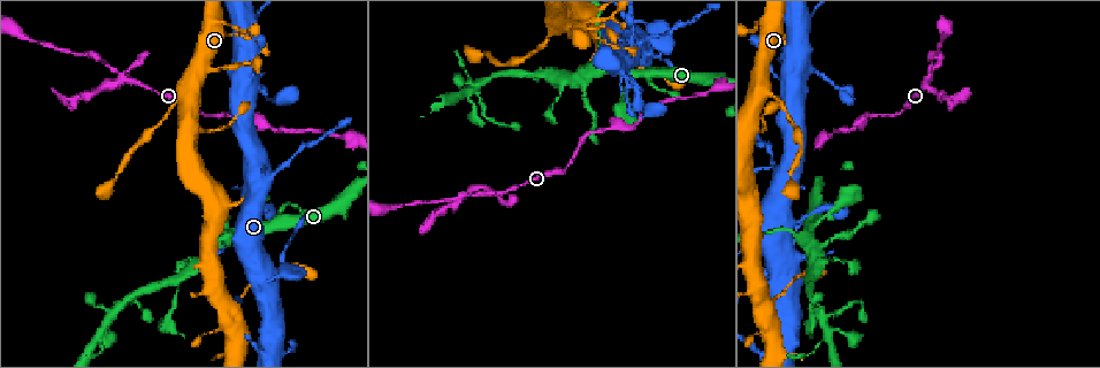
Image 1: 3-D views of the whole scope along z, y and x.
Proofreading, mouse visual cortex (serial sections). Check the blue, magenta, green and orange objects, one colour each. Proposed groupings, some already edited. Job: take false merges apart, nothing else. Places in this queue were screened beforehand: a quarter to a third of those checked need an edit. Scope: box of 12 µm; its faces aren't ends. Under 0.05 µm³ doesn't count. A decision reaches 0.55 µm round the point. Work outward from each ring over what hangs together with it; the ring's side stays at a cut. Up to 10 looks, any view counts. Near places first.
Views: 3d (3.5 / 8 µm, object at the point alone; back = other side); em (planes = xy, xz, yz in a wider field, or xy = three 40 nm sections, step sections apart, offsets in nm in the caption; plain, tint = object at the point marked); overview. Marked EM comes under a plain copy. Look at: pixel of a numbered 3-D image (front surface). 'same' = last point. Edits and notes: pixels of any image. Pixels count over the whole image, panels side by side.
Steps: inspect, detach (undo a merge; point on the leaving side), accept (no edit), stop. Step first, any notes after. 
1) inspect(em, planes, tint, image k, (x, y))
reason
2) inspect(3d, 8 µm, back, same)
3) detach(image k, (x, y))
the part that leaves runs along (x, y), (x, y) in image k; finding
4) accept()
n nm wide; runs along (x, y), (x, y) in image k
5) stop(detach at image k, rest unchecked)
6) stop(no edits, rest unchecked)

inspect(3d, 8 µm, image 1, (807, 232))
three arms meet

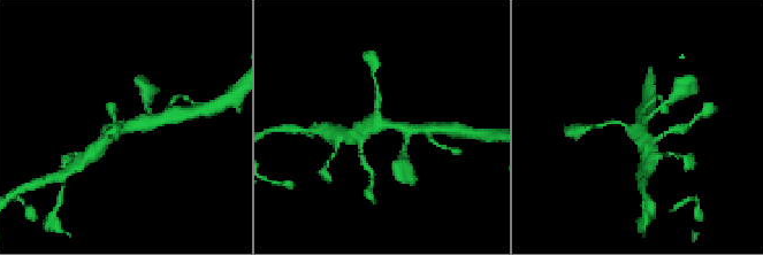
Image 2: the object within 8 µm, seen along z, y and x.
inspect(3d, 3.5 µm, back, image 2, (636, 127))
zoom in

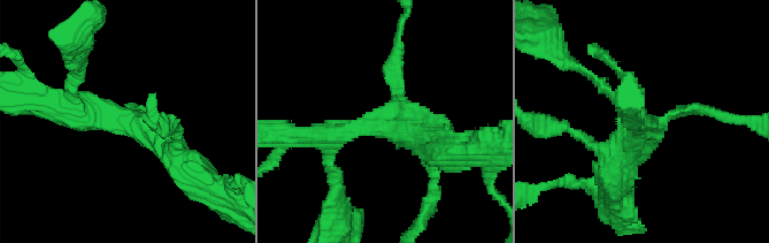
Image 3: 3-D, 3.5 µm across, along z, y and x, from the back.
inspect(em, xy, step 5, tint, image 3, (397, 124))
3 arms; arms of 150, 350, 350 nm; shape alone is not enough

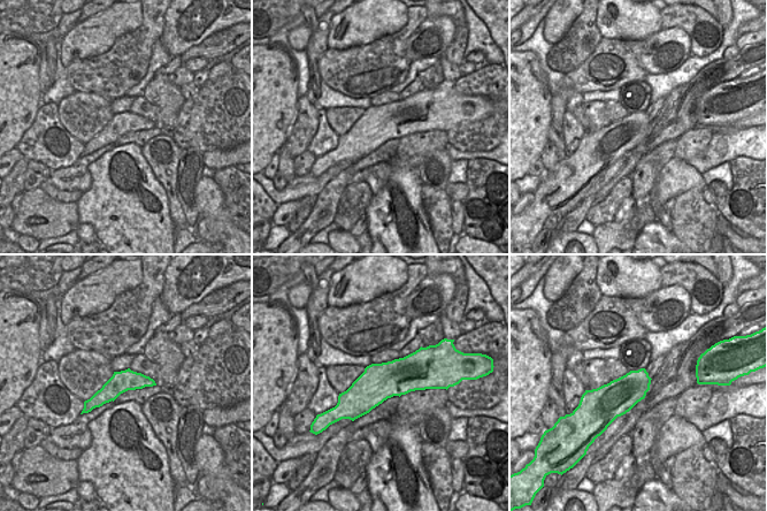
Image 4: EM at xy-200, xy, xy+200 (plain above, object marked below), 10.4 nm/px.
accept()
runs along (430, 376), (380, 381), (338, 409) in image 4; one cell here

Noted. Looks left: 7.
inspect(3d, 3.5 µm, image 1, (268, 176))
abrupt turn

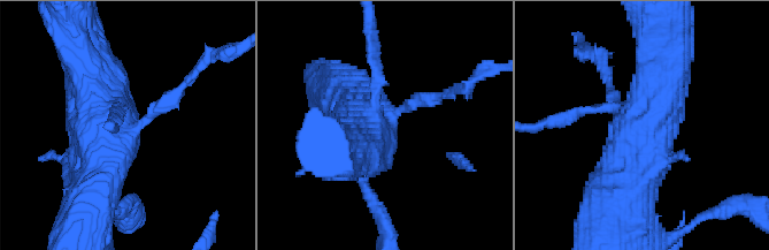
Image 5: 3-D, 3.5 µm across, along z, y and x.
inspect(em, planes, tint, image 5, (387, 117))
now the EM

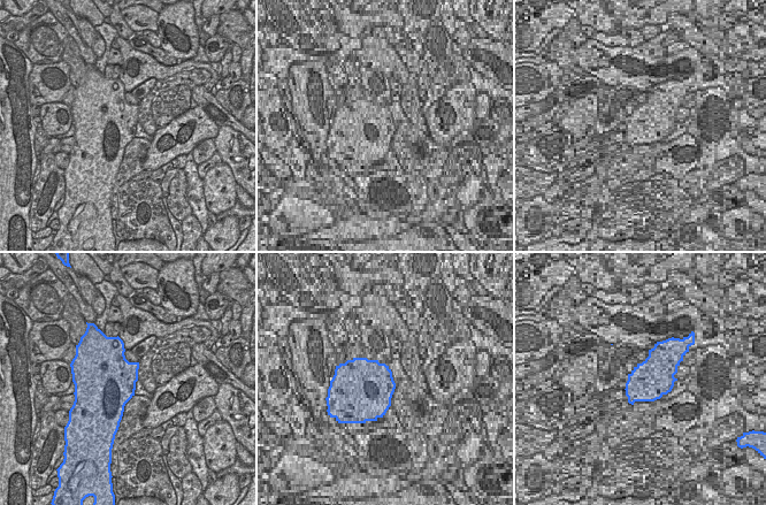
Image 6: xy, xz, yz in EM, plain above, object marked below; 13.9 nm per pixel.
detach(image 5, (164, 100))
the part that leaves runs along (141, 123), (212, 53), (223, 53) in image 5; a second cell is stuck on

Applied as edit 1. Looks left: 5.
inspect(overview)

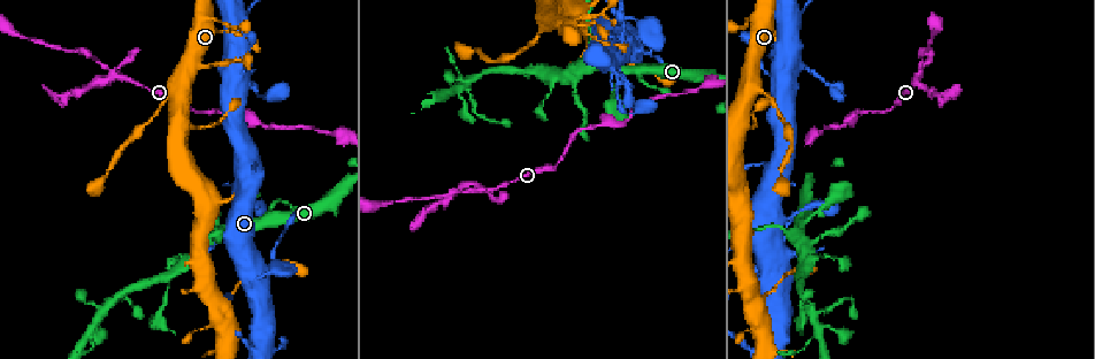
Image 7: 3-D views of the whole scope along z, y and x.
inspect(3d, 3.5 µm, image 7, (167, 276))
narrows sharply

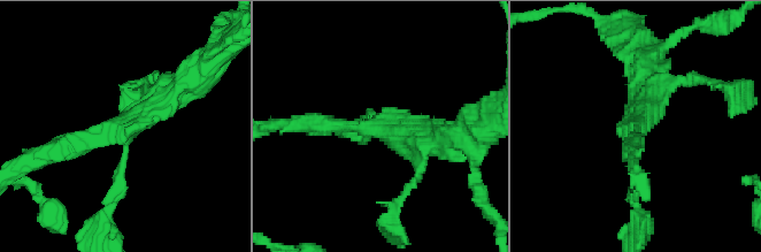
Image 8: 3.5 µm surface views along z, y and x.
inspect(em, xy, step 3, tint, image 8, (636, 125))
3 arms; arms of 150, 250, 350 nm

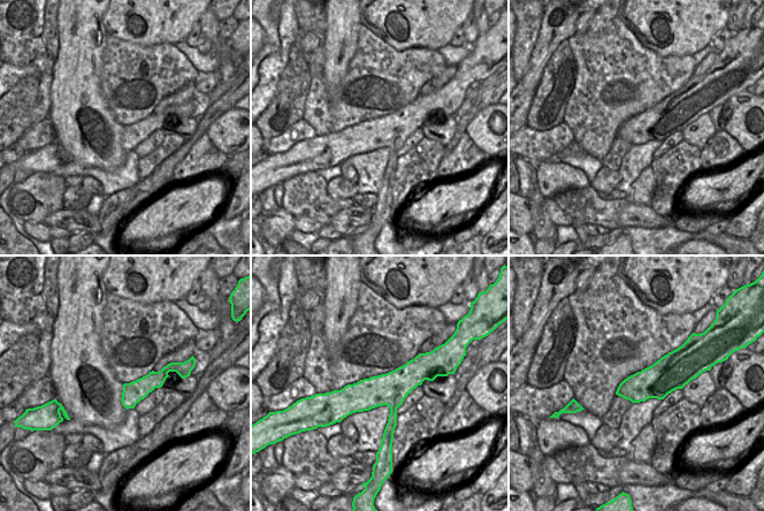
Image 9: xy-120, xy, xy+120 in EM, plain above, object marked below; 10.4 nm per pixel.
inspect(em, xy, step 1, tint, same)

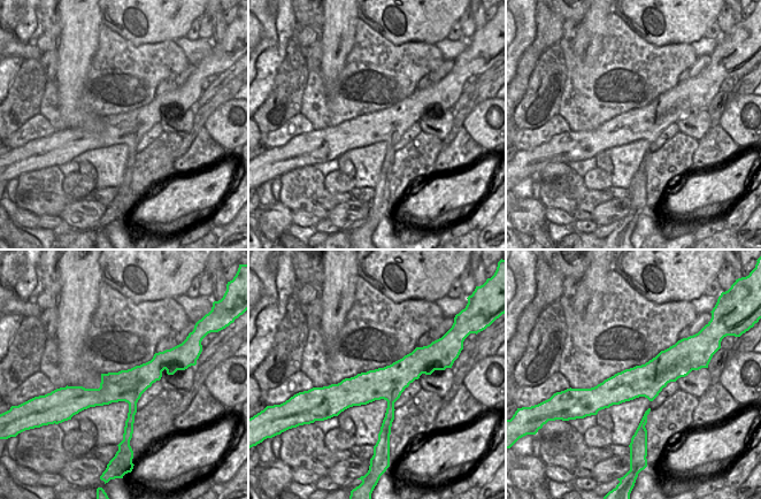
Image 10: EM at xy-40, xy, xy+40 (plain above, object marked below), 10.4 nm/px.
accept()
one cell here

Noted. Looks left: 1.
stop(detach at image 5, rest unchecked)

